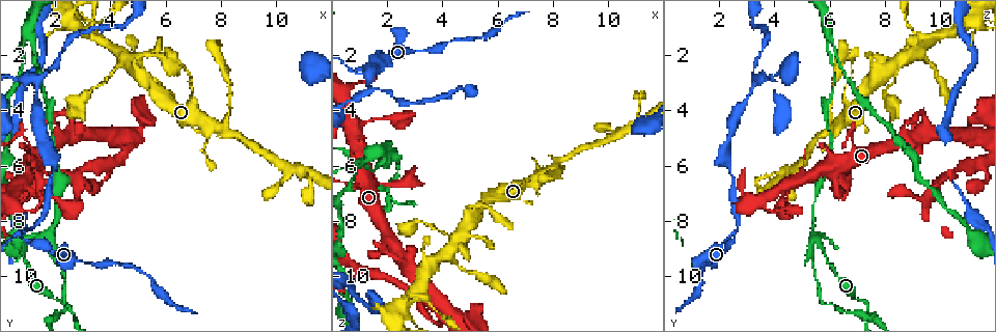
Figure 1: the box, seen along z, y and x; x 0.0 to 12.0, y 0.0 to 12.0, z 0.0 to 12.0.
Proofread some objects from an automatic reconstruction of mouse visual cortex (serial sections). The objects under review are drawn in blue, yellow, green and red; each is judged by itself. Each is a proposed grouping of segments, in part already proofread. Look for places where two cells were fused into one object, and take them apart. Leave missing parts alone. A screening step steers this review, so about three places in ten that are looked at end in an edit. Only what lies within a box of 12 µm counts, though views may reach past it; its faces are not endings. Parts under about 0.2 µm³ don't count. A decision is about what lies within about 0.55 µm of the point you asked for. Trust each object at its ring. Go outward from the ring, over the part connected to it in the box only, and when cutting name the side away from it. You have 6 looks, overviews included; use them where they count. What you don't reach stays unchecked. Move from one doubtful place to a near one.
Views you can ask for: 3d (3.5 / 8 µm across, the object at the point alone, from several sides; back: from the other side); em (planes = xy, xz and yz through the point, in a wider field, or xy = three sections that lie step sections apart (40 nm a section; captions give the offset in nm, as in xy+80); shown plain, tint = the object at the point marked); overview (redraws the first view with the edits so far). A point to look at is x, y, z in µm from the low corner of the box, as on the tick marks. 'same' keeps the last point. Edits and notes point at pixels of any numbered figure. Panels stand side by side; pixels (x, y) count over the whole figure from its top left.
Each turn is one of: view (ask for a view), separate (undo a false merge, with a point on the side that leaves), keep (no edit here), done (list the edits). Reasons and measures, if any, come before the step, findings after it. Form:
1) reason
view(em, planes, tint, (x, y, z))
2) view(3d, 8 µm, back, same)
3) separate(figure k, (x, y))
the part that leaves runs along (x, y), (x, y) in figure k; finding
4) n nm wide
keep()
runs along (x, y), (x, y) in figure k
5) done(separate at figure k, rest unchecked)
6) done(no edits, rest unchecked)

abrupt turn
view(3d, 3.5 µm, (0.8, 4.9, 6.7))

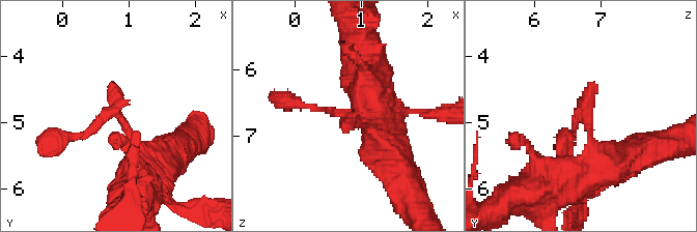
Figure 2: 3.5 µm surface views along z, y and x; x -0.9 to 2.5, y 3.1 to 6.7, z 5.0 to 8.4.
arms of 100, 250 nm; need the tissue
view(em, planes, tint, (0.80, 4.80, 6.70))

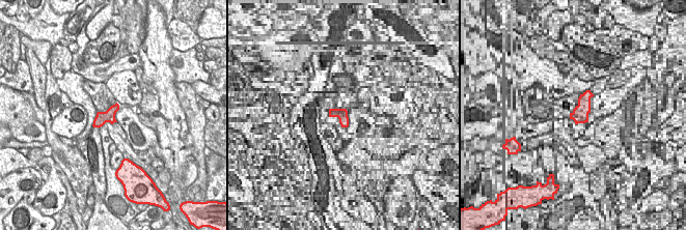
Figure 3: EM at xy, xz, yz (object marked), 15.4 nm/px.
keep()
runs along (383, 145), (344, 113), (297, 99) in figure 2; continuous, no second cell

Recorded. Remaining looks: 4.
narrows sharply
view(3d, 3.5 µm, (2.0, 6.2, 2.5))

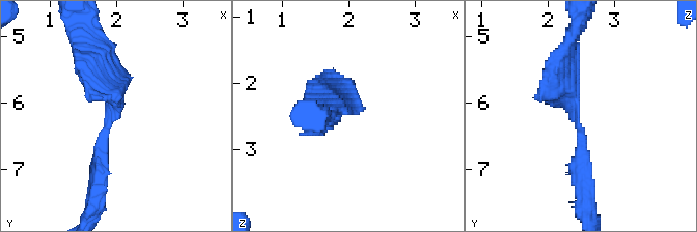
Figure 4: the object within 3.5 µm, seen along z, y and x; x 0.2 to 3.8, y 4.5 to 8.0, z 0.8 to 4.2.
arms of 300, 350 nm
view(em, xy, step 1, tint, (1.95, 6.25, 2.45))

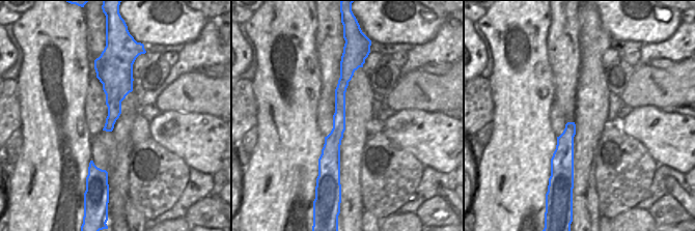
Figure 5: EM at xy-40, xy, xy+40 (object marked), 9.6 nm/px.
keep()
runs along (583, 186), (581, 129), (562, 82), (562, 59) in figure 4; continuous, no second cell

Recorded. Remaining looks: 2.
thin arm on a thick one
view(em, planes, tint, (4.4, 1.8, 9.0))

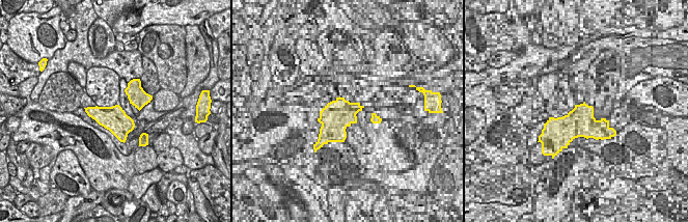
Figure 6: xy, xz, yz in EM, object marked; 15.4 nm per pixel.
view(3d, 3.5 µm, same)

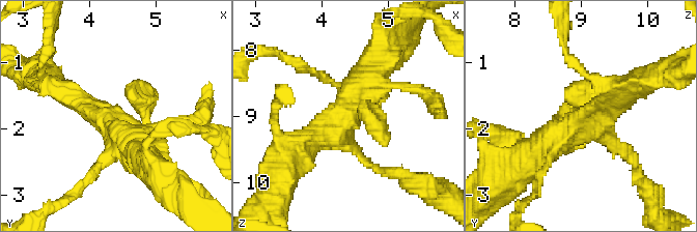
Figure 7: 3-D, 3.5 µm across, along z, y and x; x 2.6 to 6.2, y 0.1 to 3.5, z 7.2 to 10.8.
keep()
runs along (377, 64), (338, 127), (297, 146) in figure 7; continuous, no second cell

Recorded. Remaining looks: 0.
done(no edits, rest unchecked)

